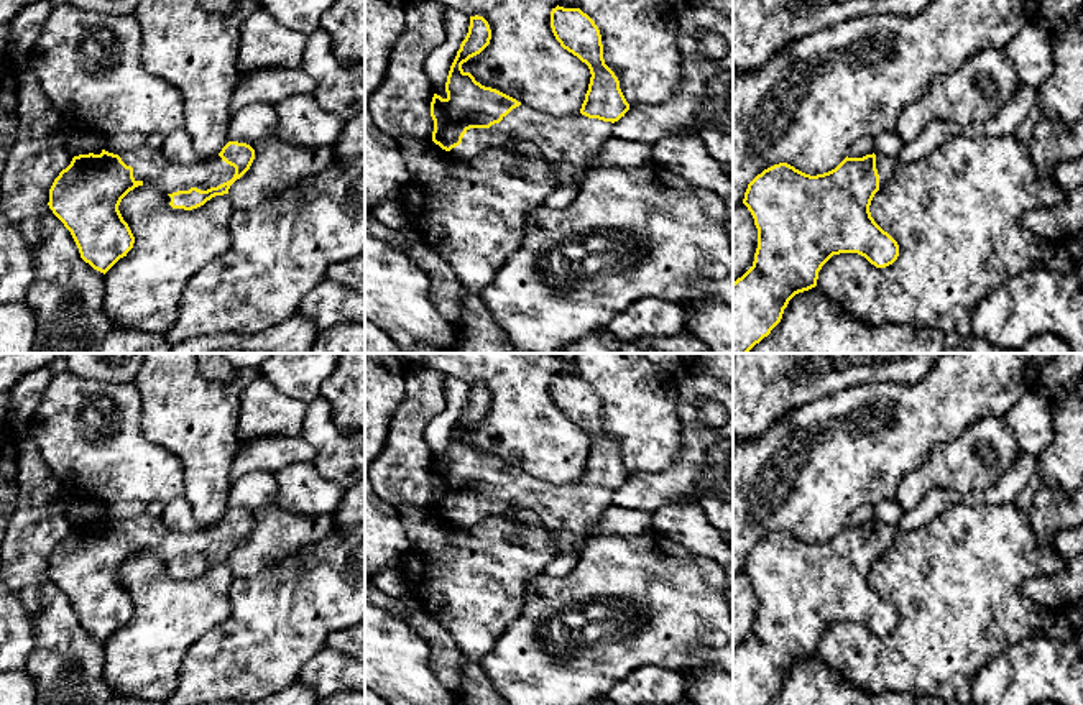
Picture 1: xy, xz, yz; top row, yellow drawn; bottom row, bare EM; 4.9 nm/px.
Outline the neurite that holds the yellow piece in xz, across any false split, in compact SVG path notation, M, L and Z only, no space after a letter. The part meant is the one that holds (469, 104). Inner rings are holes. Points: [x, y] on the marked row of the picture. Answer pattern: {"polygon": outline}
{"polygon": "M555 7L551 12L551 28L564 49L577 56L590 69L590 84L578 113L567 117L547 115L531 108L516 99L485 87L475 81L462 64L480 54L491 39L491 30L483 16L470 16L465 39L450 66L445 92L447 97L434 94L431 117L434 120L432 141L460 159L475 158L485 148L496 148L516 141L531 141L541 151L544 161L554 169L557 184L575 182L585 177L588 163L598 156L613 138L611 128L629 110L620 81L605 64L601 35L595 21L580 8Z"}

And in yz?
{"polygon": "M876 150L863 158L845 158L835 169L810 176L787 163L758 174L744 192L758 228L753 266L733 283L733 353L748 353L781 322L789 301L817 286L818 271L840 253L858 253L876 268L892 265L897 242L871 217L874 194L884 187L899 166L897 158Z"}

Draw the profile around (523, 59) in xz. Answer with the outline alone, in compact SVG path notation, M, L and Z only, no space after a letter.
M559 0L432 2L488 21L490 44L462 64L477 82L547 115L580 112L592 74L552 33L551 12Z

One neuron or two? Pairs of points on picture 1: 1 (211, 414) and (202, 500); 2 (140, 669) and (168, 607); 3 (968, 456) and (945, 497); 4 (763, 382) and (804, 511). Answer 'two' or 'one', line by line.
1: one
2: one
3: two
4: two

